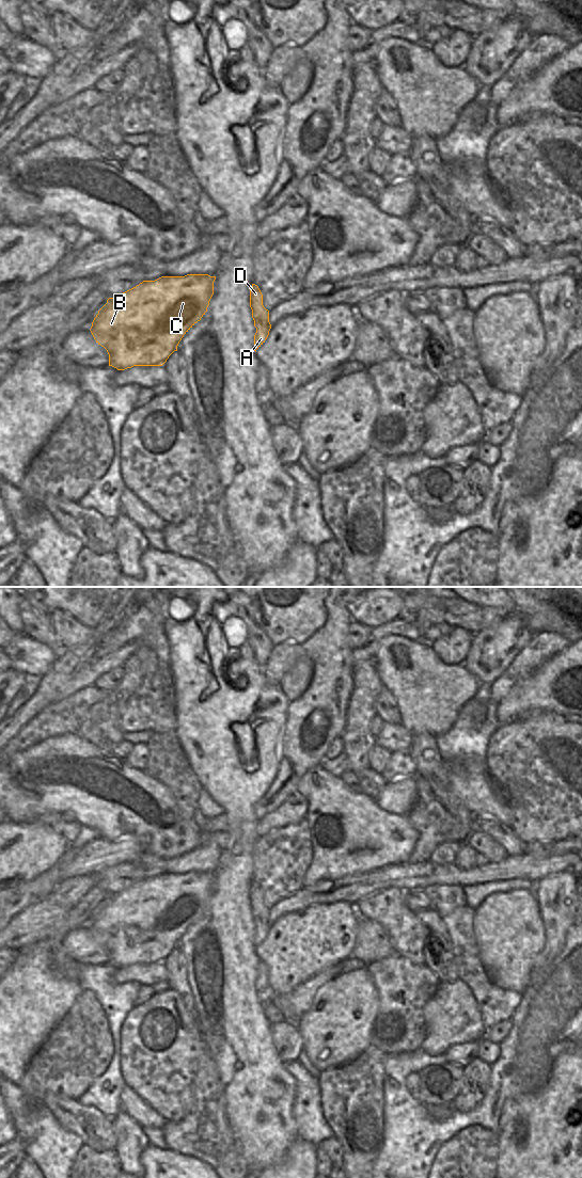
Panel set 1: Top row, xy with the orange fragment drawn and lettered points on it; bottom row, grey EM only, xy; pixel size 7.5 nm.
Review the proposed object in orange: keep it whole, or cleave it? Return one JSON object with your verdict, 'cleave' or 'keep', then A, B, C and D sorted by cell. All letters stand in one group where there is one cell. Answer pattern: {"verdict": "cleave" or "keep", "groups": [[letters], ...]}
{"verdict": "cleave", "groups": [["A"], ["B", "C", "D"]]}

